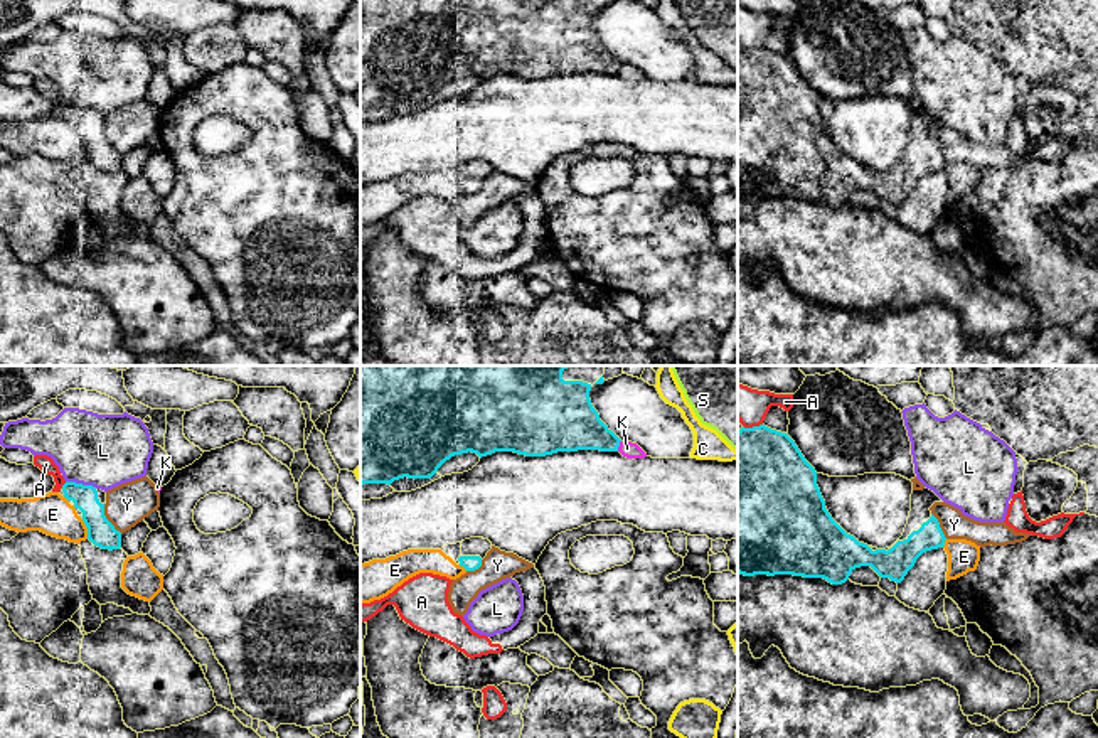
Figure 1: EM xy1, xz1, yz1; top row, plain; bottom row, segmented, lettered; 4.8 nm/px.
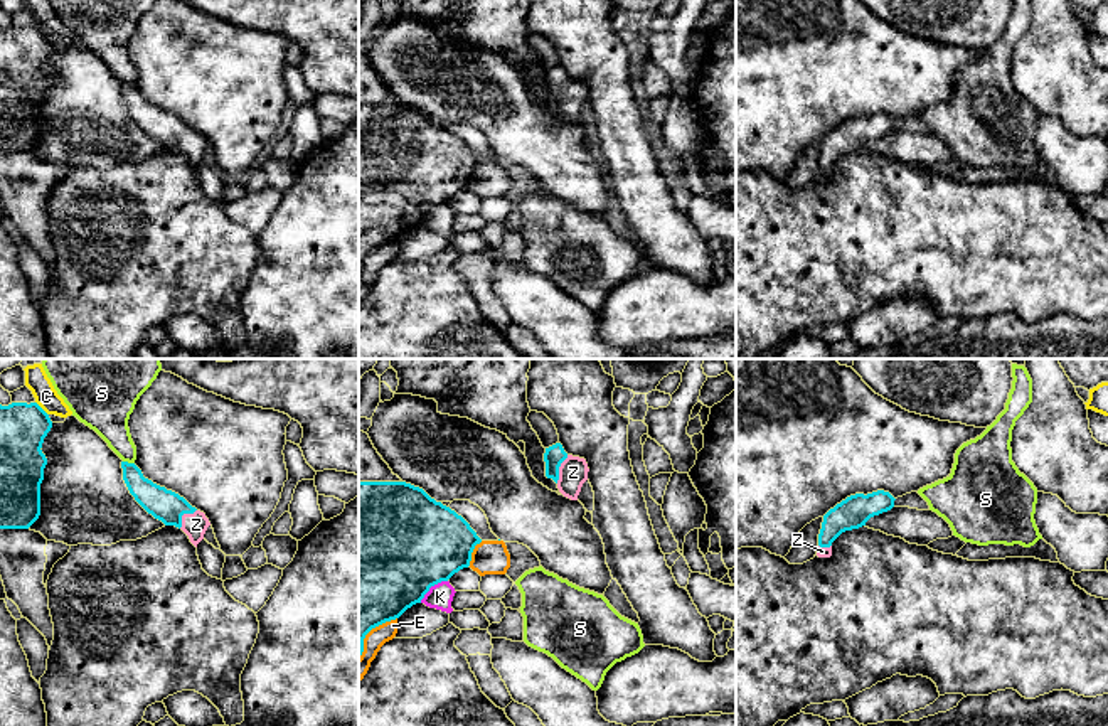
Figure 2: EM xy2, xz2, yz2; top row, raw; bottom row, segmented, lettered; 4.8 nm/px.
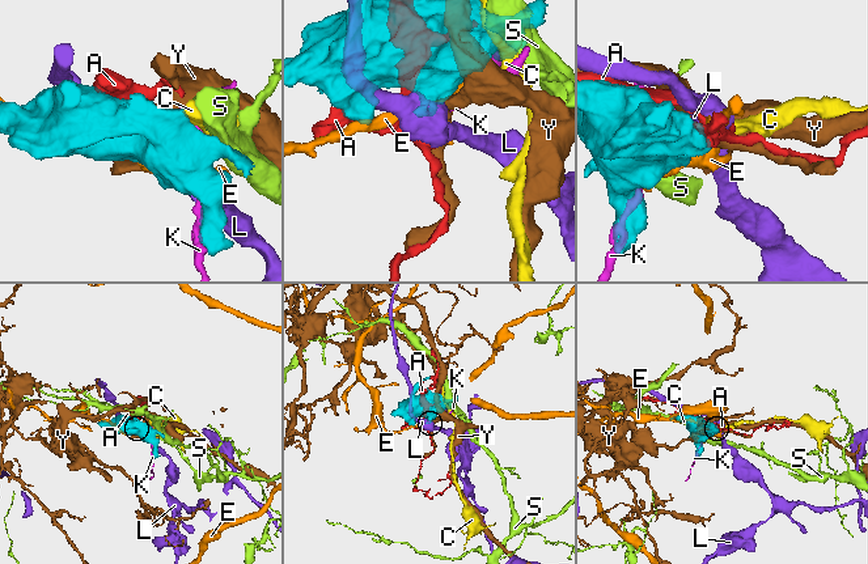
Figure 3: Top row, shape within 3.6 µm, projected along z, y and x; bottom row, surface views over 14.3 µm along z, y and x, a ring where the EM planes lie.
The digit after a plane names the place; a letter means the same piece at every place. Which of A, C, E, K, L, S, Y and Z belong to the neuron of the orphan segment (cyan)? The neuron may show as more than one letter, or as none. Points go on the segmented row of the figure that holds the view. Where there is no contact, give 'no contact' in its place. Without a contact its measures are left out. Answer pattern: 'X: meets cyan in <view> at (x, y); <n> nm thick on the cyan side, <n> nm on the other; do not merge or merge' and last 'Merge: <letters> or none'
A: meets cyan in xy1 at (63, 486); 120 nm thick on the cyan side, 80 nm on the other; do not merge
C: meets cyan in xy2 at (41, 408); 220 nm thick on the cyan side, 110 nm on the other; do not merge
E: meets cyan in xz2 at (472, 551); 420 nm thick on the cyan side, 160 nm on the other; do not merge
K: meets cyan in xz2 at (431, 585); 500 nm thick on the cyan side, 120 nm on the other; do not merge
L: meets cyan in xy1 at (81, 484); 130 nm thick on the cyan side, 360 nm on the other; do not merge
S: meets cyan in xy2 at (127, 462); 140 nm thick on the cyan side, 200 nm on the other; do not merge
Y: meets cyan in xy1 at (106, 519); 140 nm thick on the cyan side, 200 nm on the other; do not merge
Z: meets cyan in xz2 at (558, 469); 100 nm thick on the cyan side, 140 nm on the other; merge
Merge: Z

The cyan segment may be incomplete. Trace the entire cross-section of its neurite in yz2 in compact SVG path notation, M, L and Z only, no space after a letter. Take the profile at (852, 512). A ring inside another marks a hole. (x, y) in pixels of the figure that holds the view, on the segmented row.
M889 492L855 494L837 504L823 515L818 534L818 558L832 556L832 542L845 531L859 529L866 522L894 507L894 497Z

